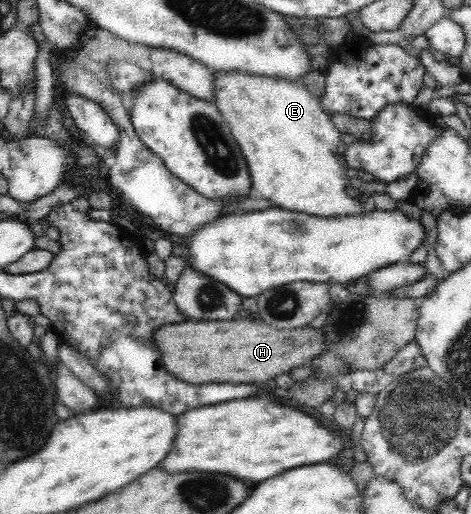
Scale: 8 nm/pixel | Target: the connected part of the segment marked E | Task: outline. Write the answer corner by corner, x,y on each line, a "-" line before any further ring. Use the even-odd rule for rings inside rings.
215,70
216,107
228,122
232,135
246,158
253,190
275,206
289,212
315,217
347,217
373,212
371,200
361,202
356,194
349,193
349,179
345,165
341,166
335,150
341,144
341,132
335,128
320,101
299,81
286,81
279,77
266,77
242,72

